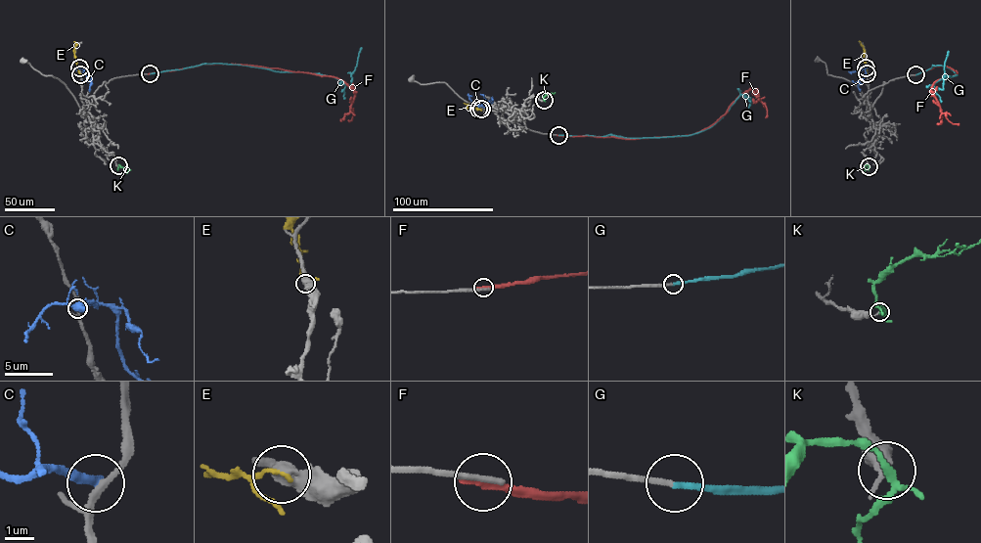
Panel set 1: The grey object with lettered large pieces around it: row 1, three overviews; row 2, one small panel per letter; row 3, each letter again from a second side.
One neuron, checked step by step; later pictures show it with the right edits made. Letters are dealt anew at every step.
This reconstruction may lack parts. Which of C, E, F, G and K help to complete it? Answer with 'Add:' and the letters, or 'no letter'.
Add: G

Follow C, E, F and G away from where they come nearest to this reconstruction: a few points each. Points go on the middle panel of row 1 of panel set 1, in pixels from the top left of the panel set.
C: (478, 109), (484, 107), (492, 98), (490, 104)
E: (481, 109), (468, 108), (464, 103)
F: (557, 135), (636, 139), (695, 133), (714, 123), (736, 99), (752, 89), (765, 104), (766, 117)
G: (558, 135), (609, 134), (642, 138), (690, 135), (713, 126), (741, 95), (753, 103)

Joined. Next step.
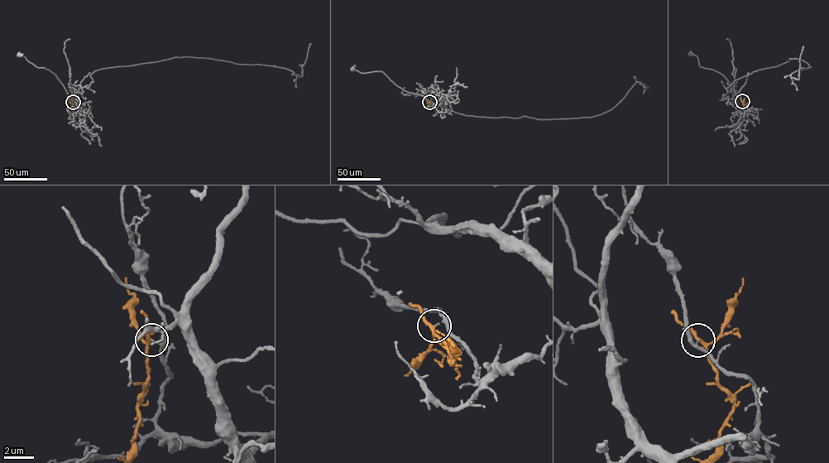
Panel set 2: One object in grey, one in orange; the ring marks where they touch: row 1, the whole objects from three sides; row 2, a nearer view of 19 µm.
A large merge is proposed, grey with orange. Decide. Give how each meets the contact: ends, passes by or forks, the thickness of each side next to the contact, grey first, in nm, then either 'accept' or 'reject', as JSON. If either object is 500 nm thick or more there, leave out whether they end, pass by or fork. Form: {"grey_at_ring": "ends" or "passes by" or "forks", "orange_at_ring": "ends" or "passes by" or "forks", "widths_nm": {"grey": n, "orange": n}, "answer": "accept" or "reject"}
{"grey_at_ring": "passes by", "orange_at_ring": "forks", "widths_nm": {"grey": 140, "orange": 180}, "answer": "reject"}

